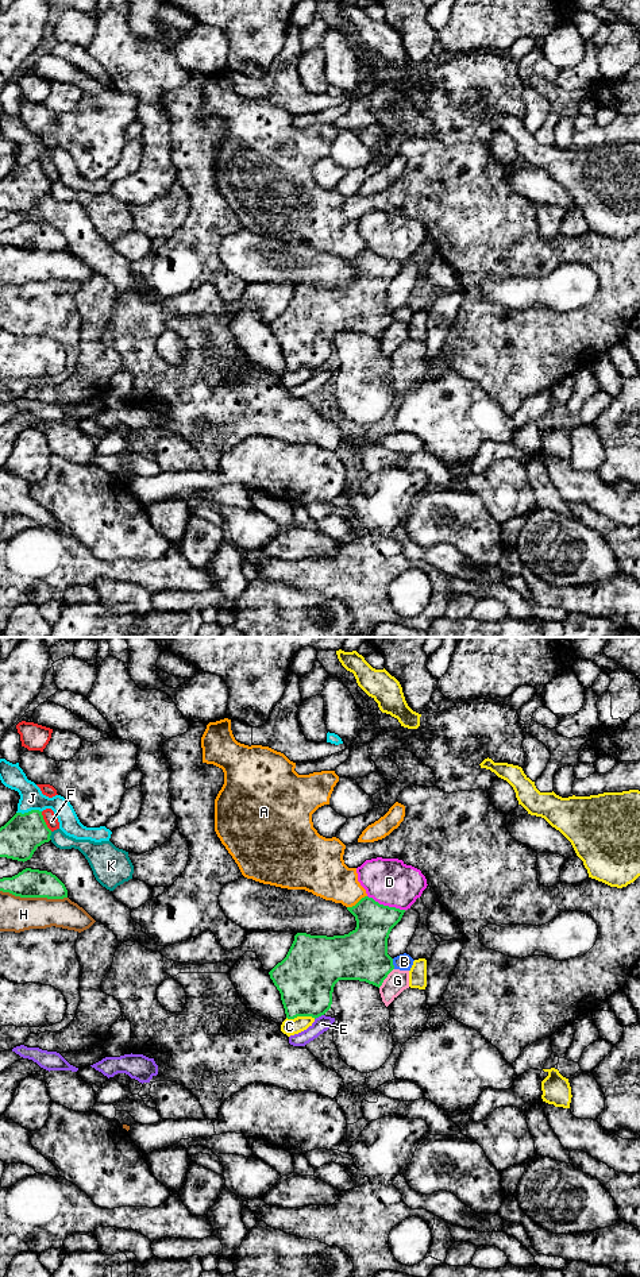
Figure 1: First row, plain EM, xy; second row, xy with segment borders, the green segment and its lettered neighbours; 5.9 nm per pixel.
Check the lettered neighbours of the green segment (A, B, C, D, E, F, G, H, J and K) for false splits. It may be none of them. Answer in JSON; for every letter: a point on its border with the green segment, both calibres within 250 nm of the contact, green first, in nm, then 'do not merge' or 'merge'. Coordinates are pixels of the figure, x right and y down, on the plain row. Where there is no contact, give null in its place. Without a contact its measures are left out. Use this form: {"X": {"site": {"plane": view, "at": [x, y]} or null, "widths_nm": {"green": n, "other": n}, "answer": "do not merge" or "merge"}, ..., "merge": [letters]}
{"A": {"site": {"plane": "xy", "at": [358, 254]}, "widths_nm": {"green": 220, "other": 260}, "answer": "do not merge"}, "B": {"site": {"plane": "xy", "at": [392, 316]}, "widths_nm": {"green": 300, "other": 100}, "answer": "do not merge"}, "C": {"site": {"plane": "xy", "at": [301, 367]}, "widths_nm": {"green": 360, "other": 100}, "answer": "do not merge"}, "D": {"site": {"plane": "xy", "at": [386, 258]}, "widths_nm": {"green": 220, "other": 280}, "answer": "do not merge"}, "E": {"site": {"plane": "xy", "at": [319, 367]}, "widths_nm": {"green": 360, "other": 90}, "answer": "do not merge"}, "F": {"site": {"plane": "xy", "at": [43, 173]}, "widths_nm": {"green": 240, "other": 80}, "answer": "do not merge"}, "G": {"site": {"plane": "xy", "at": [386, 328]}, "widths_nm": {"green": 300, "other": 130}, "answer": "do not merge"}, "H": {"site": {"plane": "xy", "at": [34, 249]}, "widths_nm": {"green": 180, "other": 200}, "answer": "do not merge"}, "J": {"site": {"plane": "xy", "at": [29, 164]}, "widths_nm": {"green": 240, "other": 140}, "answer": "do not merge"}, "K": {"site": {"plane": "xy", "at": [50, 186]}, "widths_nm": {"green": 240, "other": 100}, "answer": "do not merge"}, "merge": []}

